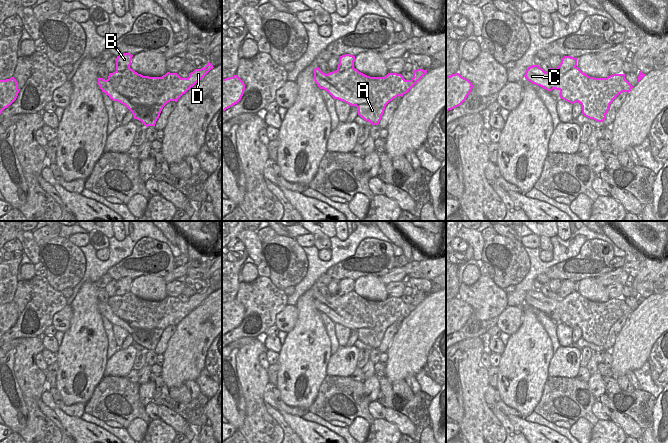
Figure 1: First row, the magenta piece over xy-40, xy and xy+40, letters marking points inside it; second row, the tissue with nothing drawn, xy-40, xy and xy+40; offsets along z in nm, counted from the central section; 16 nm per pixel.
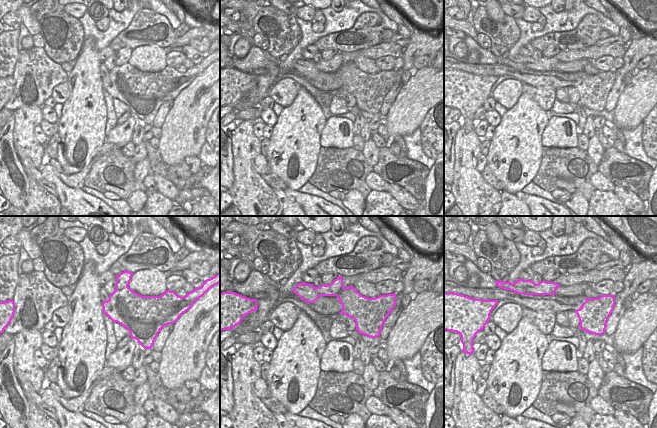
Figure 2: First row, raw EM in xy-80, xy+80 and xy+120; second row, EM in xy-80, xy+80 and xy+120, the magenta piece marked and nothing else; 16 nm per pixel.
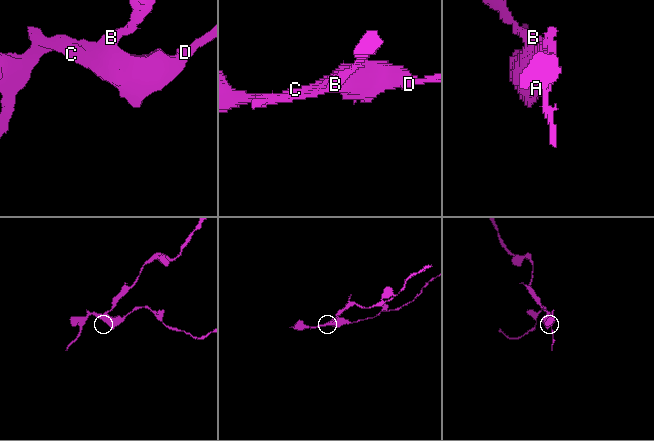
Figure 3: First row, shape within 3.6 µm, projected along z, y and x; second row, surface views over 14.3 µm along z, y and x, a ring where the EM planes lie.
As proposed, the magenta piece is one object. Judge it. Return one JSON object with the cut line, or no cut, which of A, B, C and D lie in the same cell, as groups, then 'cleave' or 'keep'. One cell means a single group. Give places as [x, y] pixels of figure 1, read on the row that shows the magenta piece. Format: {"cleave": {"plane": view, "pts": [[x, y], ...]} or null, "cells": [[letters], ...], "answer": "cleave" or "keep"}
{"cleave": {"plane": "xy", "pts": [[353, 66], [344, 70], [333, 80], [321, 78], [318, 86]]}, "cells": [["A", "D"], ["B", "C"]], "answer": "cleave"}

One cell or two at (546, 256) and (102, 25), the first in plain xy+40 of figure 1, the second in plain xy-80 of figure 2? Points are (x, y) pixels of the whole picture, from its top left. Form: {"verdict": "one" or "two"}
{"verdict": "one"}

